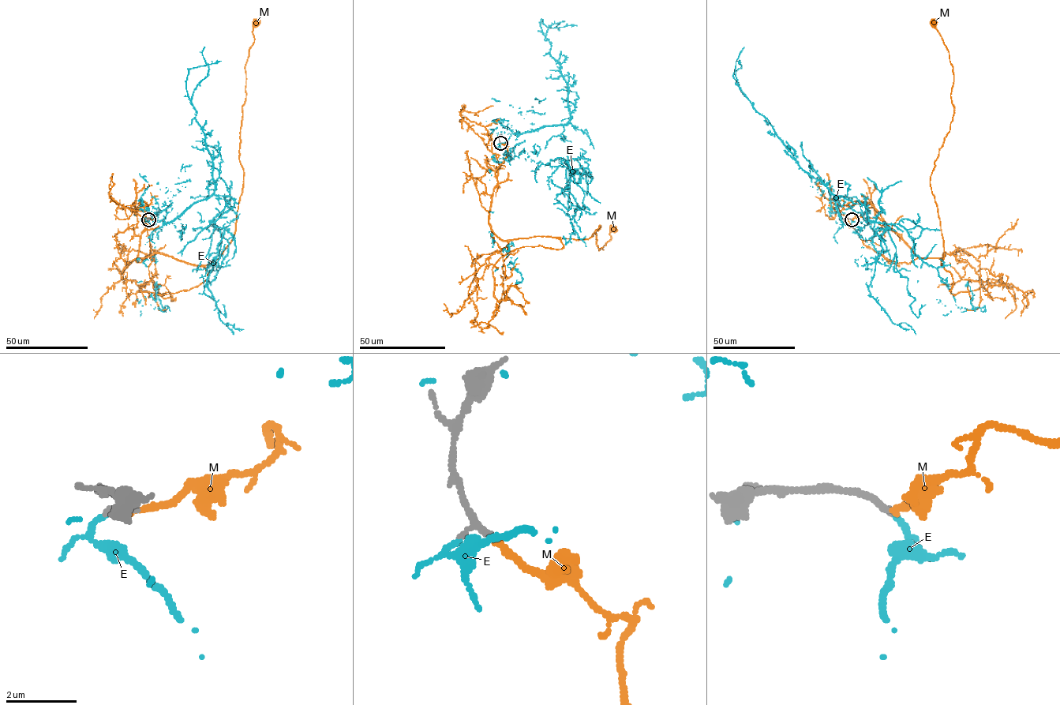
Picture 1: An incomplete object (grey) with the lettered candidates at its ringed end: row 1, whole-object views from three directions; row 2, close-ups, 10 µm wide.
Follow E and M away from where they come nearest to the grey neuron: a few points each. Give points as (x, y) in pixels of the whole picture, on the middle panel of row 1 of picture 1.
E: (499, 143), (502, 128), (520, 134), (568, 123), (590, 142), (567, 163), (575, 232), (508, 264), (516, 279)
M: (500, 143), (507, 154), (494, 171), (488, 216), (498, 237), (587, 239), (600, 225), (598, 249), (612, 228)

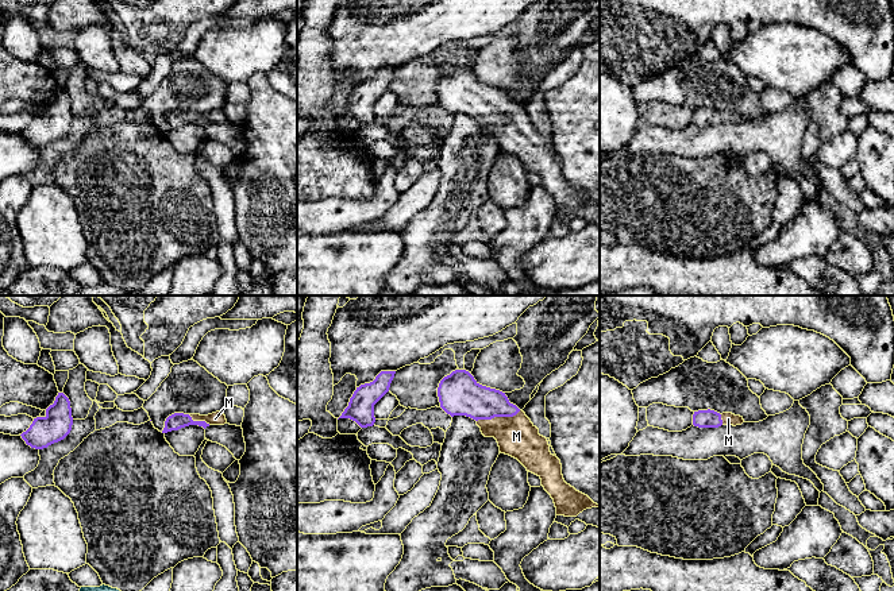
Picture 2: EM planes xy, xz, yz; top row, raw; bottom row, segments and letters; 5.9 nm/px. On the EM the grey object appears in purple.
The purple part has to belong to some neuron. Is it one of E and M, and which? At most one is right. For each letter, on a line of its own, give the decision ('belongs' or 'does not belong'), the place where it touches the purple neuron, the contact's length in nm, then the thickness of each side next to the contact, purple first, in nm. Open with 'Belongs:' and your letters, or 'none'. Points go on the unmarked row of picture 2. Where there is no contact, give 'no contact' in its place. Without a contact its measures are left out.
Belongs: M
E: does not belong; no contact
M: belongs; meets purple in xz at (498, 114); contact 280 nm long; 240 nm thick on the purple side, 240 nm on the other

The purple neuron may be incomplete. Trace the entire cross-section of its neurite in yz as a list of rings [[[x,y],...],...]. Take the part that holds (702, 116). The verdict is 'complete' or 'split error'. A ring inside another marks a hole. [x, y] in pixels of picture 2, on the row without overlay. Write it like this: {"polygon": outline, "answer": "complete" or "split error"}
{"polygon": [[[698,108],[693,112],[693,123],[698,125],[718,125],[721,123],[741,123],[743,115],[732,111],[717,111],[714,108]]], "answer": "split error"}

